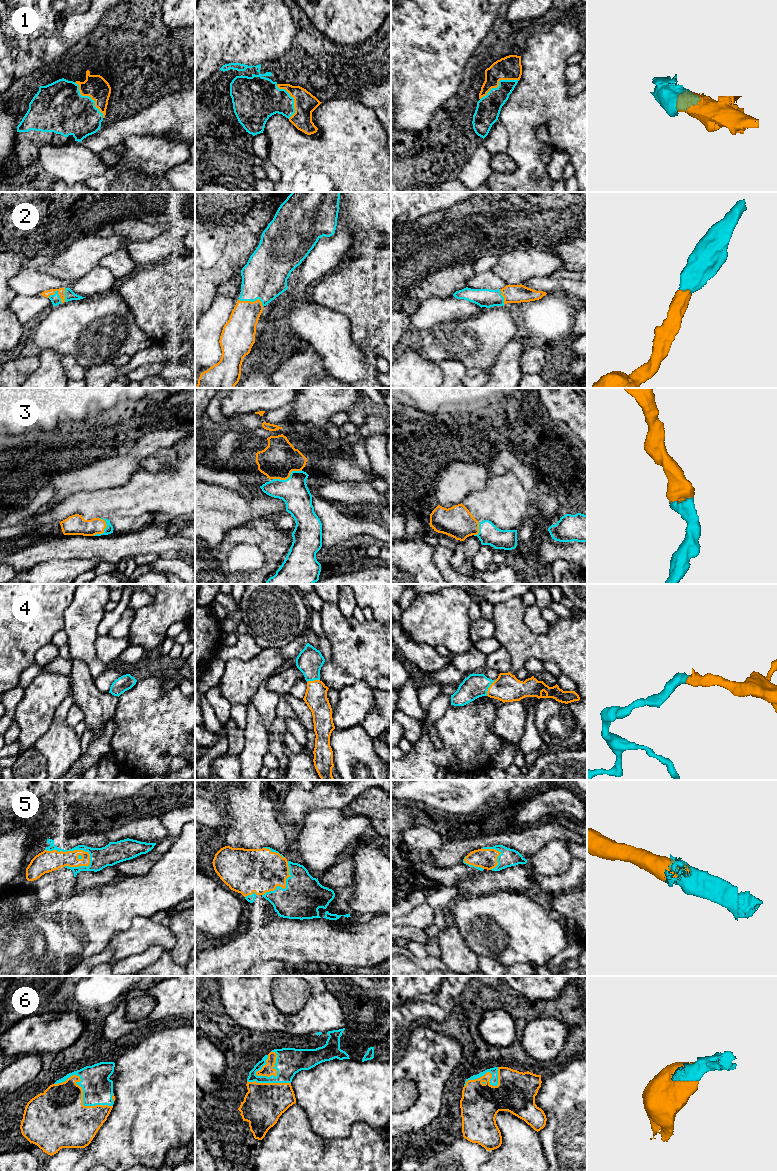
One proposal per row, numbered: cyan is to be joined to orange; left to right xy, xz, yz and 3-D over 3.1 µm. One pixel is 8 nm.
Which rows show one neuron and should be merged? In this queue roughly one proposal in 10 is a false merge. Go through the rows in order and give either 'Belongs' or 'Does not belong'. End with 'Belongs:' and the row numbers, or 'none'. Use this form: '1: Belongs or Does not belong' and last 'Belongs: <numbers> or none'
1: Belongs
2: Belongs
3: Belongs
4: Belongs
5: Belongs
6: Belongs
Belongs: 1, 2, 3, 4, 5, 6

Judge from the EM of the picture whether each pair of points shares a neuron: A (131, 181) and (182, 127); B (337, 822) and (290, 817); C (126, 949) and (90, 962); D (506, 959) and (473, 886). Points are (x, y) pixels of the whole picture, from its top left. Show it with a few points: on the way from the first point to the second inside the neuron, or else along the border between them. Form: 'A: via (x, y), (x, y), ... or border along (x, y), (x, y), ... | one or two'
A: border along (149, 135), (163, 135), (184, 142) | two
B: border along (324, 807), (310, 808), (301, 822) | two
C: border along (107, 947), (112, 952), (111, 963) | two
D: border along (500, 889), (473, 896) | two

